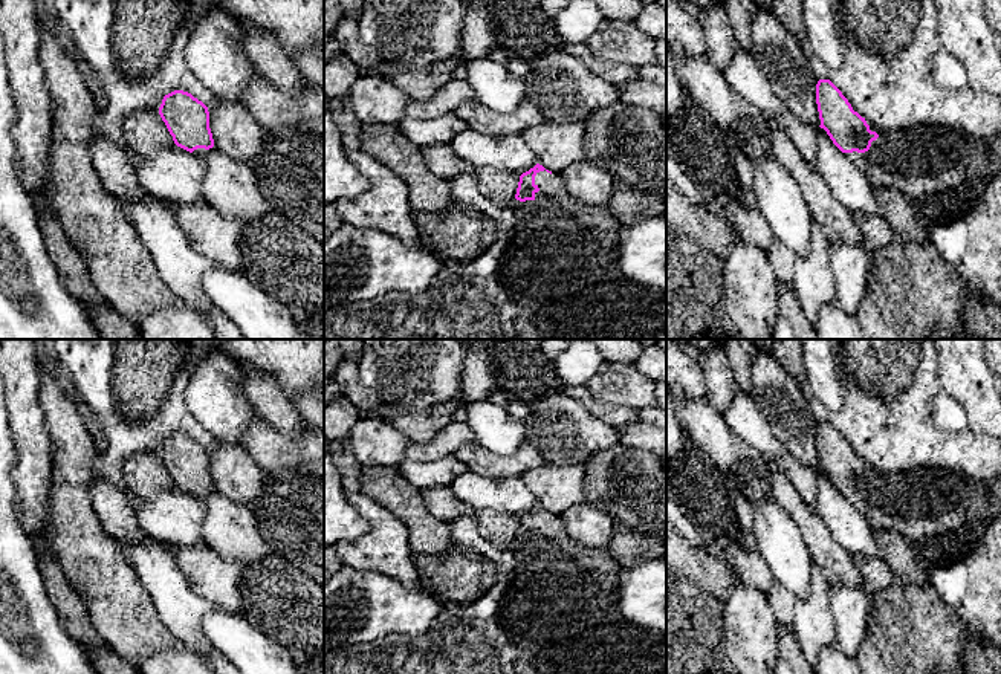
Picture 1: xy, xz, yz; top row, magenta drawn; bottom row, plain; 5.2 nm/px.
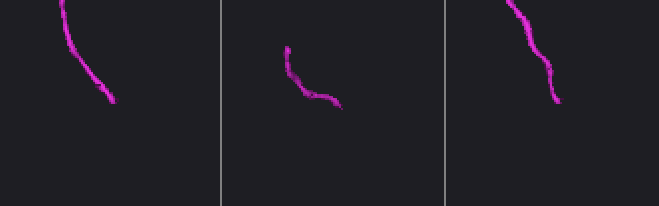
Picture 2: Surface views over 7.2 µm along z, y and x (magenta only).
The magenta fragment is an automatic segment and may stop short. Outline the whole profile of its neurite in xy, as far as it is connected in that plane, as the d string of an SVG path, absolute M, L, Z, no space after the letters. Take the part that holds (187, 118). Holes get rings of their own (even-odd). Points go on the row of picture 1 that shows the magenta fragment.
M174 90L165 95L159 115L177 147L200 159L214 147L208 107L191 93Z

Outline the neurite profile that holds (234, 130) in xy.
M217 99L214 110L209 113L209 128L214 145L231 159L249 165L263 150L266 133L243 101Z

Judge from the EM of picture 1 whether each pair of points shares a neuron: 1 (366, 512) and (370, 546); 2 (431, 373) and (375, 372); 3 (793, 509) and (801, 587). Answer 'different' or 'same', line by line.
1: same
2: same
3: different

